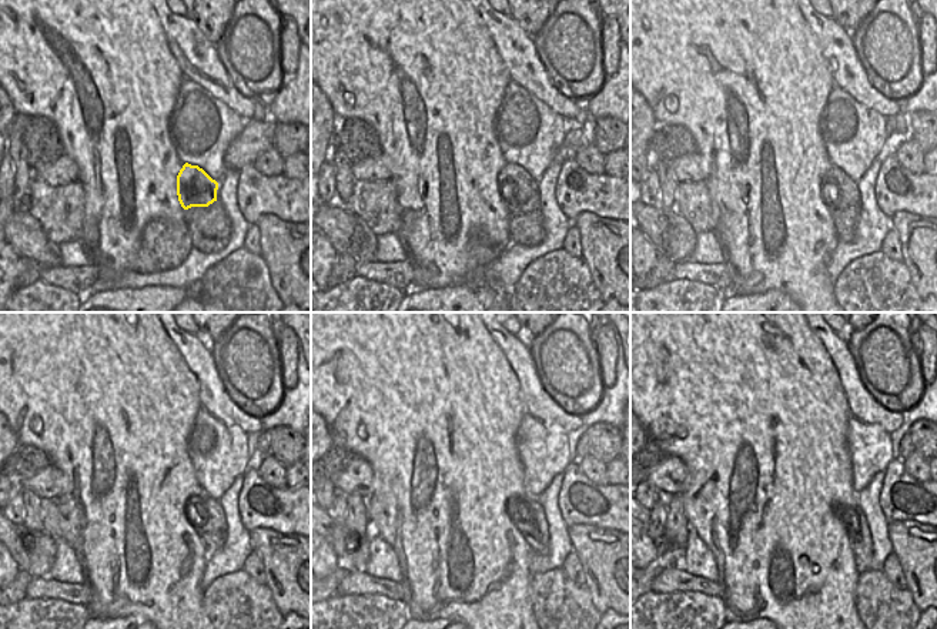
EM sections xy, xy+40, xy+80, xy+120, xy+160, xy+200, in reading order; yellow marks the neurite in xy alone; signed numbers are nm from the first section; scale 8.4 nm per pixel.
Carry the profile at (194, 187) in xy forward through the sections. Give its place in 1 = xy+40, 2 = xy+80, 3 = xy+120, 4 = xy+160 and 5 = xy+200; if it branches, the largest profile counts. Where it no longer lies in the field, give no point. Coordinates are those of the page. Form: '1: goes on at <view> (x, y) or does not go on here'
1: goes on at xy+40 (515, 184)
2: goes on at xy+80 (837, 187)
3: goes on at xy+120 (211, 525)
4: goes on at xy+160 (535, 531)
5: goes on at xy+200 (857, 528)

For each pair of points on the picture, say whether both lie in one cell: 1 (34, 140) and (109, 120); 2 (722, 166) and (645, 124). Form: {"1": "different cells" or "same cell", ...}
{"1": "different cells", "2": "different cells"}

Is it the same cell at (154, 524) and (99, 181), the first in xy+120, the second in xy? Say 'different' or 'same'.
same

